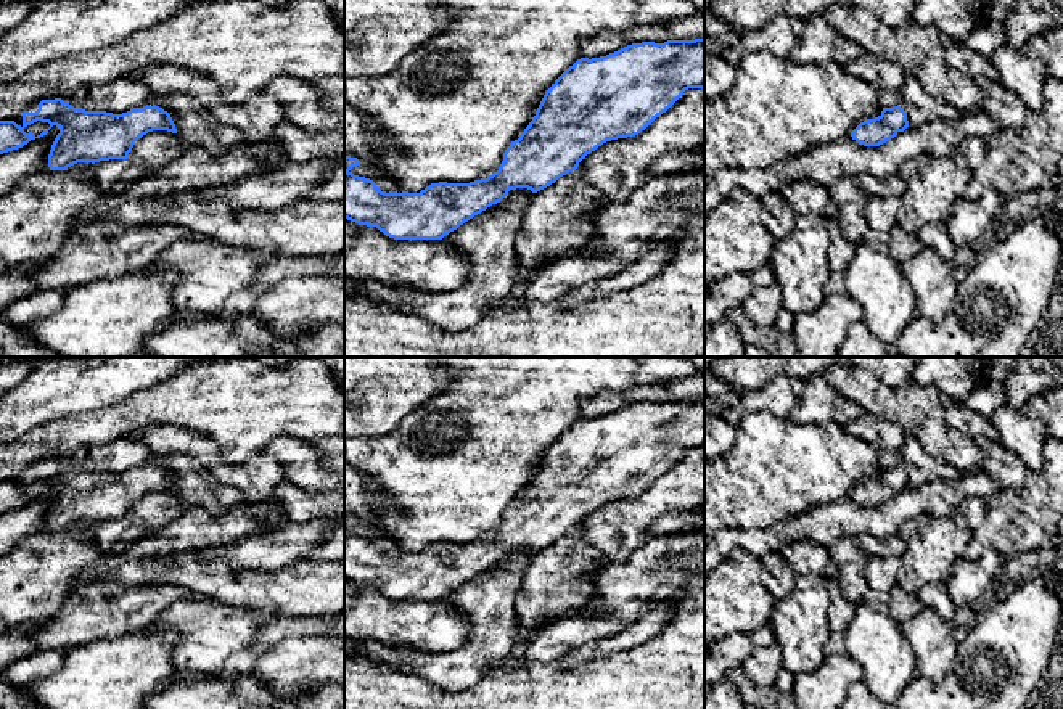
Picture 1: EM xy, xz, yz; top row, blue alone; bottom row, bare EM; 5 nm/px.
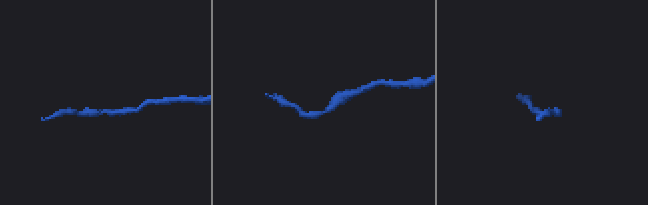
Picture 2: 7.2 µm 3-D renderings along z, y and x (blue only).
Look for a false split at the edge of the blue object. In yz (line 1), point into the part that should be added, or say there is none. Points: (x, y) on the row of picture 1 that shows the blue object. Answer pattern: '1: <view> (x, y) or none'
1: none

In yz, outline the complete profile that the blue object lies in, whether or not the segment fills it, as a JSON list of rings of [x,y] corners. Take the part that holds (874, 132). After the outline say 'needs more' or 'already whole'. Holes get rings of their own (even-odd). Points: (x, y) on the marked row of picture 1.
[[[883,108],[875,119],[860,122],[851,133],[852,140],[864,146],[880,146],[909,127],[904,108]]] | already whole

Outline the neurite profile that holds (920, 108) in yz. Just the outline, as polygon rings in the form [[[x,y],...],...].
[[[905,76],[899,92],[899,106],[905,111],[909,125],[921,127],[931,121],[957,122],[963,113],[930,96],[917,77]]]

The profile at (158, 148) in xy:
[[[153,130],[138,138],[127,159],[109,159],[95,162],[95,182],[103,193],[113,191],[124,182],[127,167],[132,162],[151,169],[164,169],[182,154],[182,141],[177,133]]]

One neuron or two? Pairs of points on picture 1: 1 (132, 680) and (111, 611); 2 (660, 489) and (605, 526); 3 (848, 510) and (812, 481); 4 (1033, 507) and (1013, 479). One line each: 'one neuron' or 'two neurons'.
1: two neurons
2: one neuron
3: two neurons
4: two neurons

